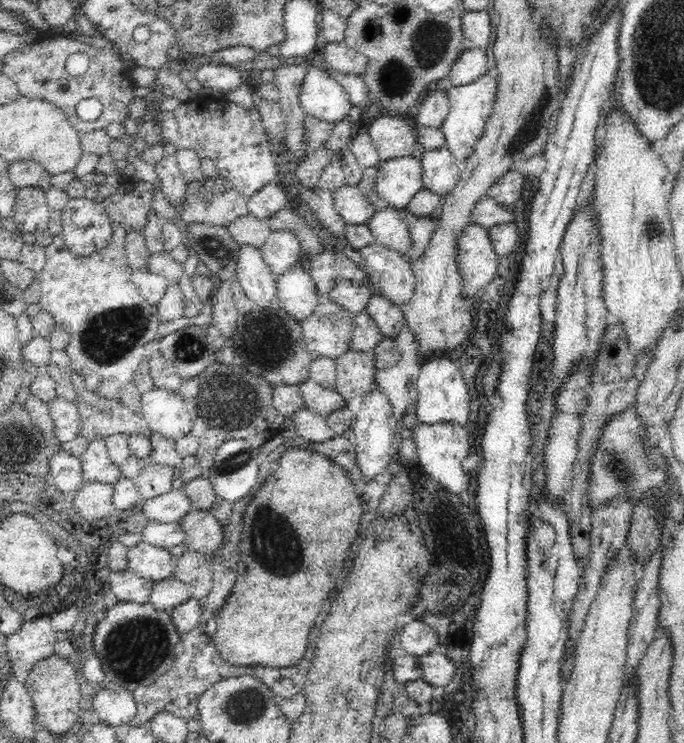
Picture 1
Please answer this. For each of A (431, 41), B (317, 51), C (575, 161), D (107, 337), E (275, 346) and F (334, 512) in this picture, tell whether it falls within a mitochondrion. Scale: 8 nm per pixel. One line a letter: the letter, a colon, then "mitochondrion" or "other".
A: mitochondrion
B: other
C: other
D: mitochondrion
E: mitochondrion
F: other

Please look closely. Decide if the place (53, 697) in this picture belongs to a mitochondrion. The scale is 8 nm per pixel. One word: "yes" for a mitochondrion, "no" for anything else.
no

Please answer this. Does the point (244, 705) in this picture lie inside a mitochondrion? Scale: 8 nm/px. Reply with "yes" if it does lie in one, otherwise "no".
yes

